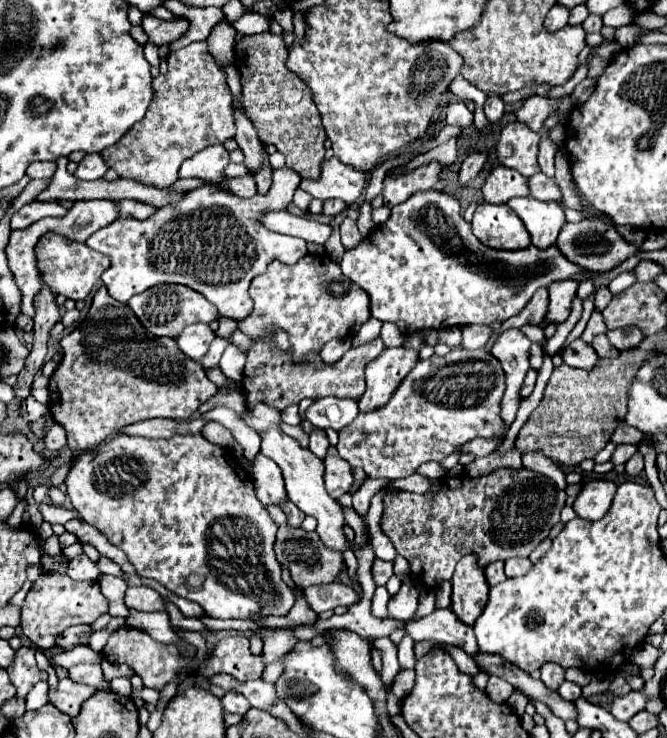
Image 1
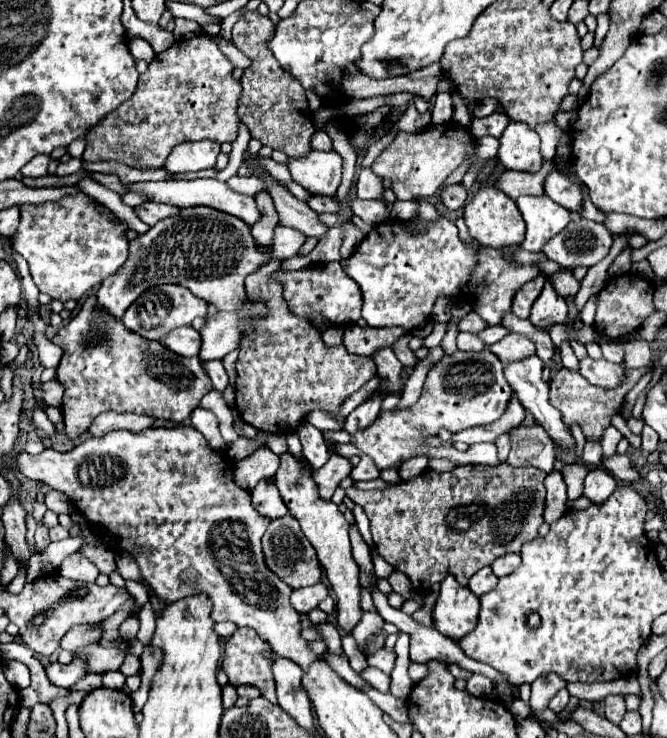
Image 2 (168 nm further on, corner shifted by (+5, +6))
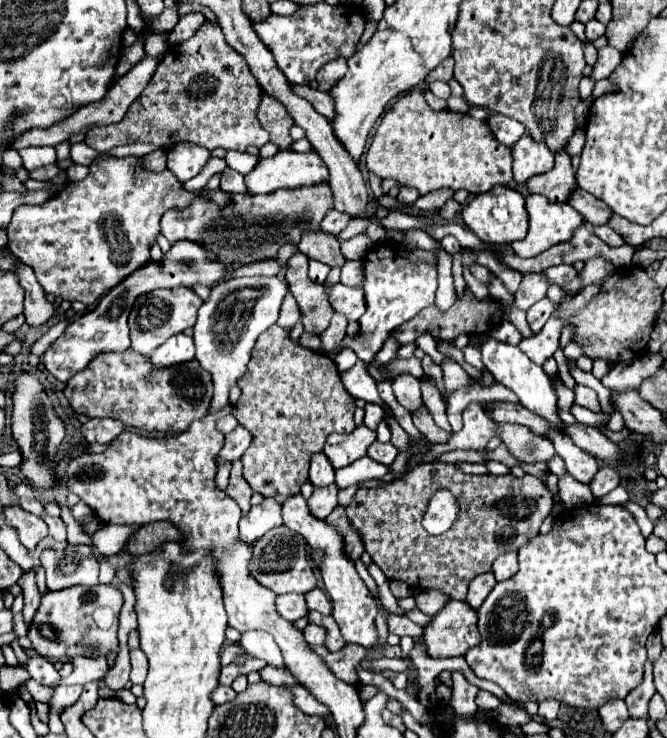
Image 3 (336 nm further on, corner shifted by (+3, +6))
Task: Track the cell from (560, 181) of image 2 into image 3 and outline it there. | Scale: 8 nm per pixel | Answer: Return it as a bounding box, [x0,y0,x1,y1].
[567,188,613,224]

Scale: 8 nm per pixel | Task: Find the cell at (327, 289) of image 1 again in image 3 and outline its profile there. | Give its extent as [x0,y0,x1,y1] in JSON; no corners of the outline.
[327,284,365,320]

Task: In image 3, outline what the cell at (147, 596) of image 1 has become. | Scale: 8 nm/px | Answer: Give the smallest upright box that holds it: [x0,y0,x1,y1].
[29,586,123,660]

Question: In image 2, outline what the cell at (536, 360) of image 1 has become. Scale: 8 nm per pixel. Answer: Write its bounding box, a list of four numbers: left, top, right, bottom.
[505,354,577,464]

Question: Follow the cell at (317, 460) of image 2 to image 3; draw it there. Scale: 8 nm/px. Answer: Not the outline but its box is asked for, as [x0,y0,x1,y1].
[309,454,333,488]

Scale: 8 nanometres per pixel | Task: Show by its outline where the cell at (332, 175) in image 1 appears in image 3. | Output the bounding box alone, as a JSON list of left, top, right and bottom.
[245,150,329,194]

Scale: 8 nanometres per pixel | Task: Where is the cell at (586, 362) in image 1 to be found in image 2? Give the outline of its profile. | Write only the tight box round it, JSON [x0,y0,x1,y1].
[579,356,623,388]

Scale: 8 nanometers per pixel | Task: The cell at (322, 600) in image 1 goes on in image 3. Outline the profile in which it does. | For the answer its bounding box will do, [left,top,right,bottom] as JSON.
[275,594,307,622]

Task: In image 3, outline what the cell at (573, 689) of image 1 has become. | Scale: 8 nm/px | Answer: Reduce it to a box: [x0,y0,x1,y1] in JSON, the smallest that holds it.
[537,700,561,722]

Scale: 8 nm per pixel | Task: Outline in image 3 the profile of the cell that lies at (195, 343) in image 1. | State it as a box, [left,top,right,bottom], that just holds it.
[149,334,195,370]

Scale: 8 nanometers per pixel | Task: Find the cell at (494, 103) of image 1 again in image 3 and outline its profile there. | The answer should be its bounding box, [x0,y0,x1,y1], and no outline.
[487,114,527,146]

